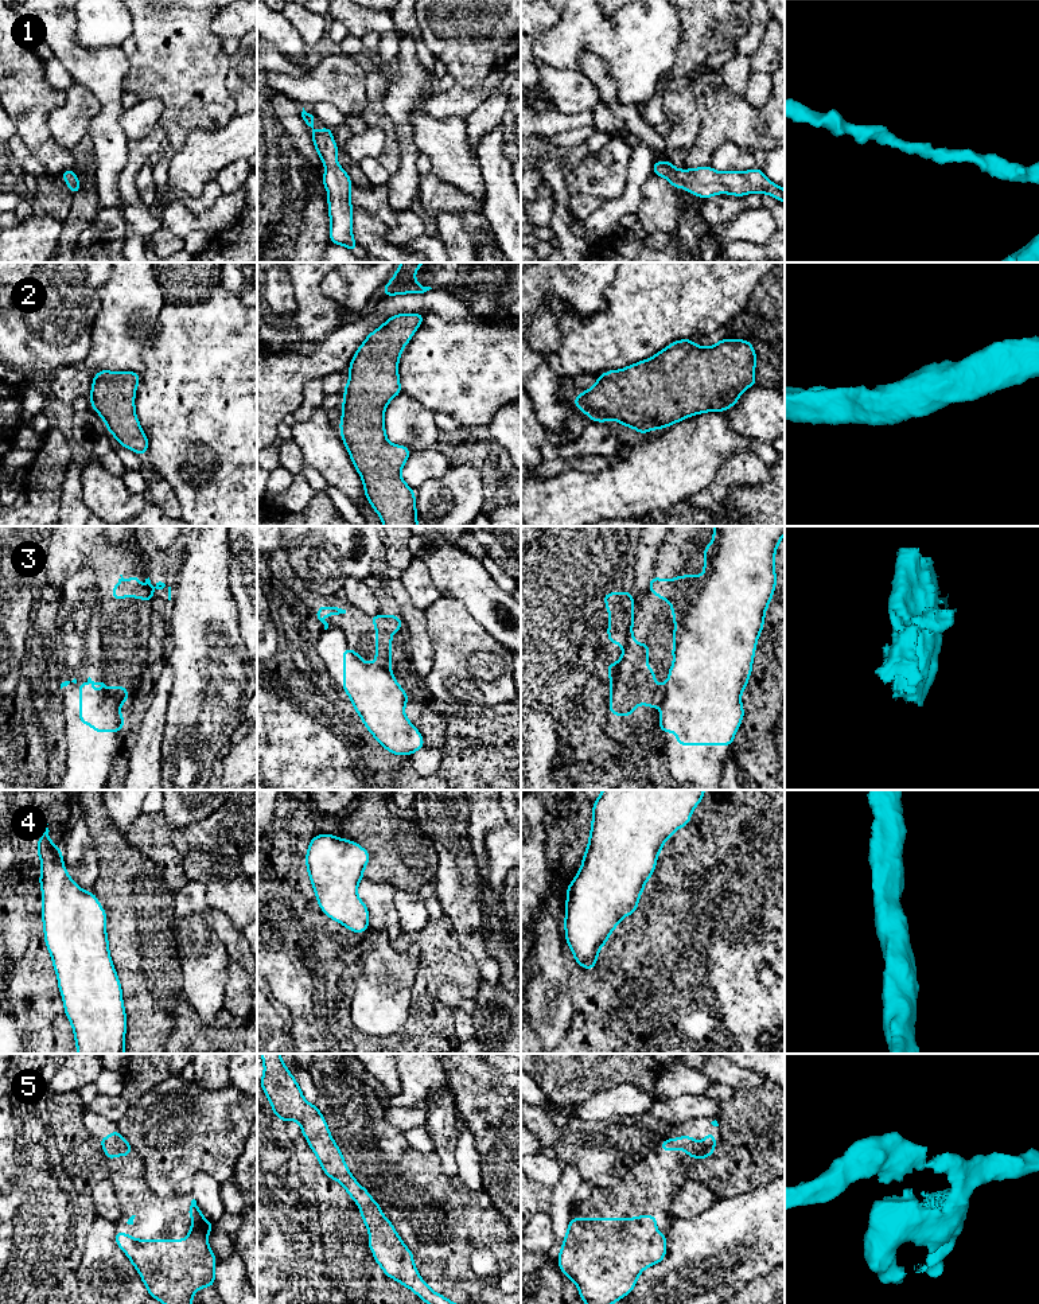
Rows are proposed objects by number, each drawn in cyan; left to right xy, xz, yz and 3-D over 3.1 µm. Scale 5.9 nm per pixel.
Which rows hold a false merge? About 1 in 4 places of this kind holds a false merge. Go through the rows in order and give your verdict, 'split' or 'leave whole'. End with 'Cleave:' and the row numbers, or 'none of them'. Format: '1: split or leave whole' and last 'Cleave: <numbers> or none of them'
1: leave whole
2: leave whole
3: split
4: leave whole
5: leave whole
Cleave: 3

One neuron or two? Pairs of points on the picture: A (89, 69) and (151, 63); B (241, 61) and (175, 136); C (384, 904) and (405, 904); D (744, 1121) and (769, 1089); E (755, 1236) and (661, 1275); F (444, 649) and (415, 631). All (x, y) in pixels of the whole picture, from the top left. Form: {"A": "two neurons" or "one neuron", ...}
{"A": "two neurons", "B": "two neurons", "C": "two neurons", "D": "one neuron", "E": "one neuron", "F": "two neurons"}

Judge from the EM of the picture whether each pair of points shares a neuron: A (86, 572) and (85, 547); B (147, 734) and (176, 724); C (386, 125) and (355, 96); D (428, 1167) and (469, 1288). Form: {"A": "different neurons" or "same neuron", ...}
{"A": "different neurons", "B": "different neurons", "C": "different neurons", "D": "same neuron"}

